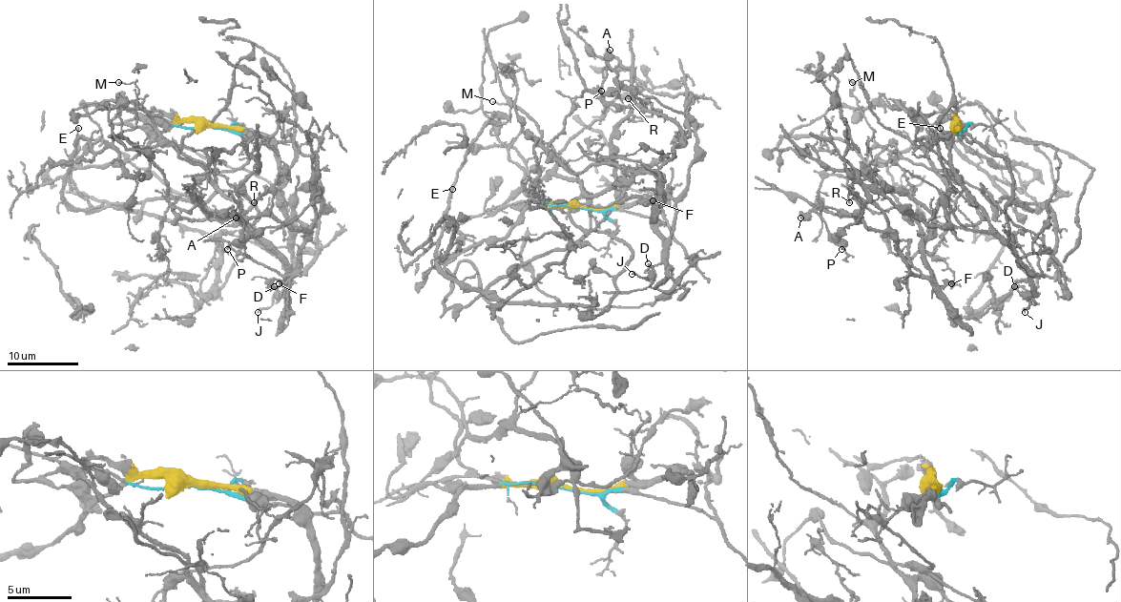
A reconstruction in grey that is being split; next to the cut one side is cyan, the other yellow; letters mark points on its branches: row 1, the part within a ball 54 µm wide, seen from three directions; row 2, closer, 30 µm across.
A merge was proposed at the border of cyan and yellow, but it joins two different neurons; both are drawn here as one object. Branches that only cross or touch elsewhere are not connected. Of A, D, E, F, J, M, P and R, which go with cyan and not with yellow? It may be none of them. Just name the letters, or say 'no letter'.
no letter

